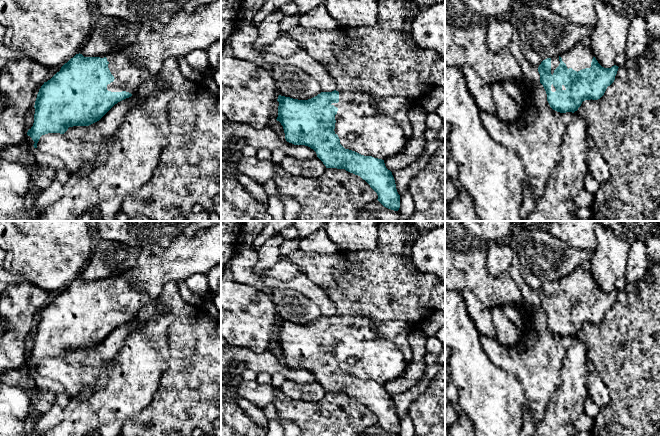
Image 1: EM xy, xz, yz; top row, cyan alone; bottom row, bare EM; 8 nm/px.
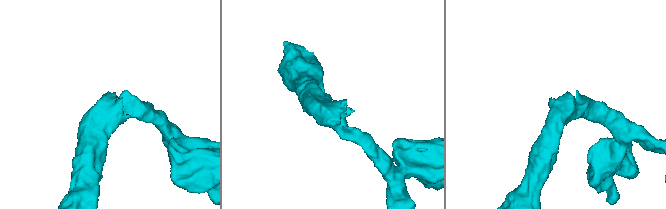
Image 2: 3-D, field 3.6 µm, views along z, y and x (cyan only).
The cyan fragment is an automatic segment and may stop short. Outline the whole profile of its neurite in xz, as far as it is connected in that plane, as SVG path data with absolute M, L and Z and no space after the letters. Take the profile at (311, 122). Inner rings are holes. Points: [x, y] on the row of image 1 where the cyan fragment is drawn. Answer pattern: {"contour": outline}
{"contour": "M362 91L321 92L308 100L278 96L278 117L287 142L313 149L326 168L345 169L360 176L377 193L386 208L398 211L400 195L384 160L345 149L335 133L336 121L346 112L378 115L377 102Z"}

